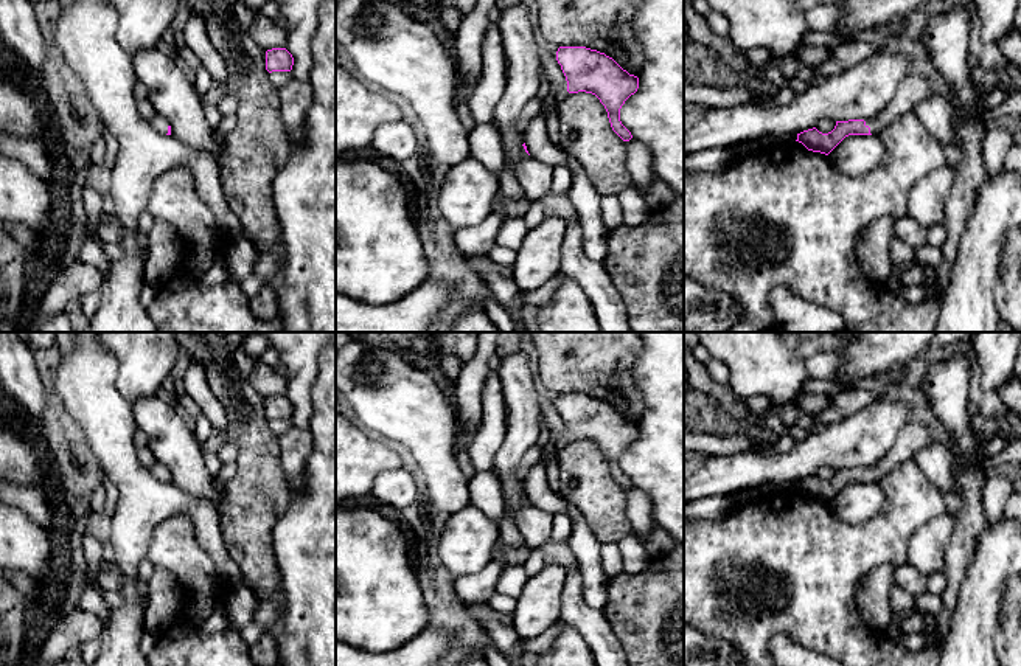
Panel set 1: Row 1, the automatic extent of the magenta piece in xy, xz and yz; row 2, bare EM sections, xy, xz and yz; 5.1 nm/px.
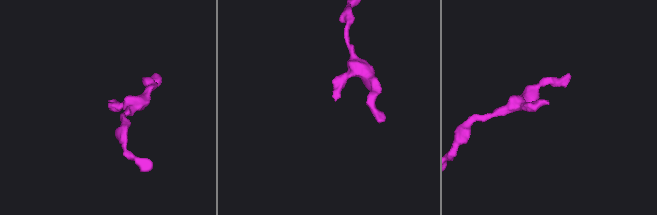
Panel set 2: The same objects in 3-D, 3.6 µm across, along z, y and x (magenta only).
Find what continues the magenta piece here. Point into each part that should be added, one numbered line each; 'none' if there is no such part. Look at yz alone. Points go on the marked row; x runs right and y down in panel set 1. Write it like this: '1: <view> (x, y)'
1: yz (912, 90)

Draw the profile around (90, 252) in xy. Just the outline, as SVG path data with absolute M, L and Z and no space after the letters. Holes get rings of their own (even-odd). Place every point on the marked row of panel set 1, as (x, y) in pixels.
M98 239L85 241L79 247L78 261L95 265L101 272L103 278L107 275L110 267L110 261L103 253L101 241Z

